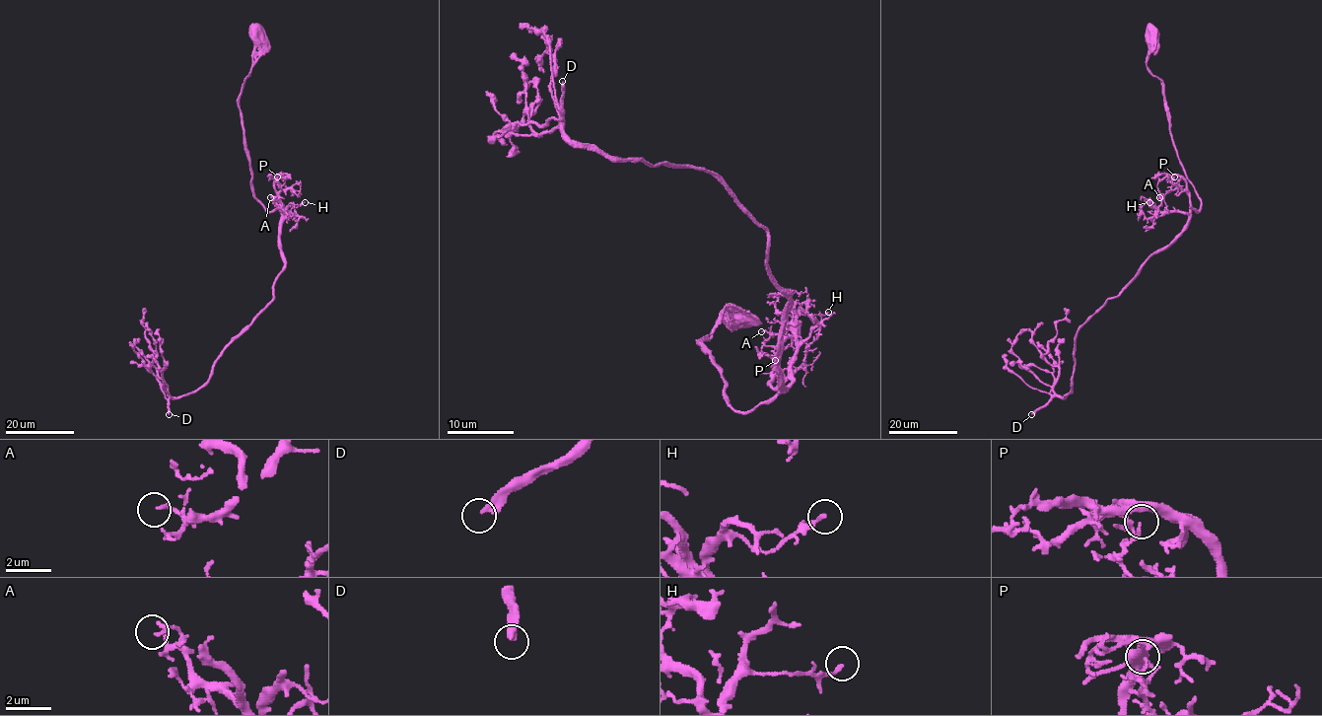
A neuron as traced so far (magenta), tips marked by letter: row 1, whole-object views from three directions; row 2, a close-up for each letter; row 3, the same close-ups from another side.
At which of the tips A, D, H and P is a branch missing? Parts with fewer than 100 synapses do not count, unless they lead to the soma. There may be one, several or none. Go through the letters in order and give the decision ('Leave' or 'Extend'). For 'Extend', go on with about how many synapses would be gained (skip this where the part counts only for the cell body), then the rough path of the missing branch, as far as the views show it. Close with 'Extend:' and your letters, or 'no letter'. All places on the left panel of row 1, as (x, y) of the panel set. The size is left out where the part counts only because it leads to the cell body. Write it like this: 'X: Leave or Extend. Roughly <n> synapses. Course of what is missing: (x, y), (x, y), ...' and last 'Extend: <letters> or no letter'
A: Leave
D: Extend. Roughly 550 synapses
H: Leave
P: Leave
Extend: D

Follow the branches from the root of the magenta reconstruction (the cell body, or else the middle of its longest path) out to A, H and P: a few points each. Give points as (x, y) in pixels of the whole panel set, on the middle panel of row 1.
A: (734, 317), (726, 305), (699, 343), (739, 412), (771, 401), (791, 382), (797, 336), (761, 331)
H: (734, 317), (726, 305), (699, 343), (721, 370), (726, 401), (751, 412), (791, 382), (797, 319), (828, 312)
P: (734, 317), (726, 305), (699, 343), (721, 370), (726, 401), (739, 412), (768, 403), (783, 379), (775, 360)

